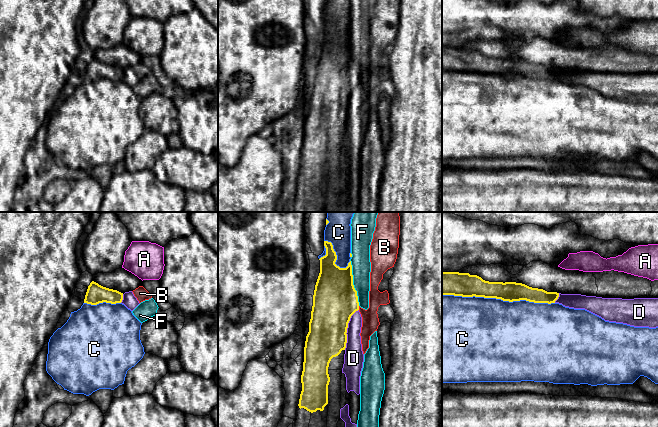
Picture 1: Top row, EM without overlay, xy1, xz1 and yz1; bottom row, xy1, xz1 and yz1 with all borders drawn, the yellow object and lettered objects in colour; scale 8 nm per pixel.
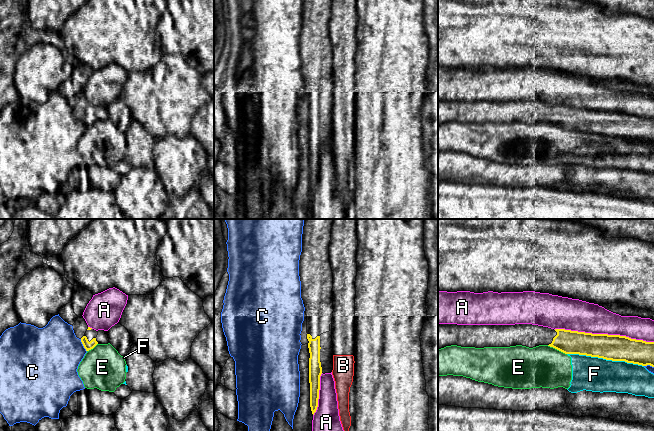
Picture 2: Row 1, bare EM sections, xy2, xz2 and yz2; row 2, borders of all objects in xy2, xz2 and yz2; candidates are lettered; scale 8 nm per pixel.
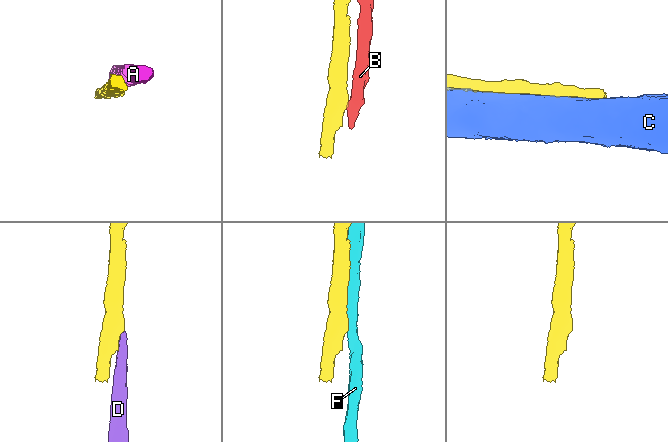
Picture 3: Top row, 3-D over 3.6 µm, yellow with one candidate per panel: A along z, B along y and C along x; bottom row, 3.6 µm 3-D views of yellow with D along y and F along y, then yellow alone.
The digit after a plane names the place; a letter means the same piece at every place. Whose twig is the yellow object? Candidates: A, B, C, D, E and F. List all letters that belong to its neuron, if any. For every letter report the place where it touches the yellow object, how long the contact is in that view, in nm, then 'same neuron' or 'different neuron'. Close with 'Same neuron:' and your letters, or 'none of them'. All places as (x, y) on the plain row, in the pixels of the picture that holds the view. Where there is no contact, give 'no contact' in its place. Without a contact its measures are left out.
A: meets yellow in yz2 at (604, 110); contact 800 nm long; different neuron
B: meets yellow in xz1 at (358, 84); contact 30 nm long; different neuron
C: meets yellow in yz1 at (498, 74); contact 900 nm long; different neuron
D: meets yellow in xz1 at (346, 105); contact 340 nm long; different neuron
E: meets yellow in yz2 at (557, 125); contact 180 nm long; different neuron
F: meets yellow in yz2 at (605, 134); contact 600 nm long; different neuron
Same neuron: none of them

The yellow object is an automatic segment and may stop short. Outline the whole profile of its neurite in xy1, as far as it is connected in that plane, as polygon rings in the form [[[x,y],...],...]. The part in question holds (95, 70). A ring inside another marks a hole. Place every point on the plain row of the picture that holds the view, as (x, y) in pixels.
[[[92,57],[88,62],[84,79],[97,81],[99,79],[121,79],[123,76],[123,69],[103,63],[98,59]]]

